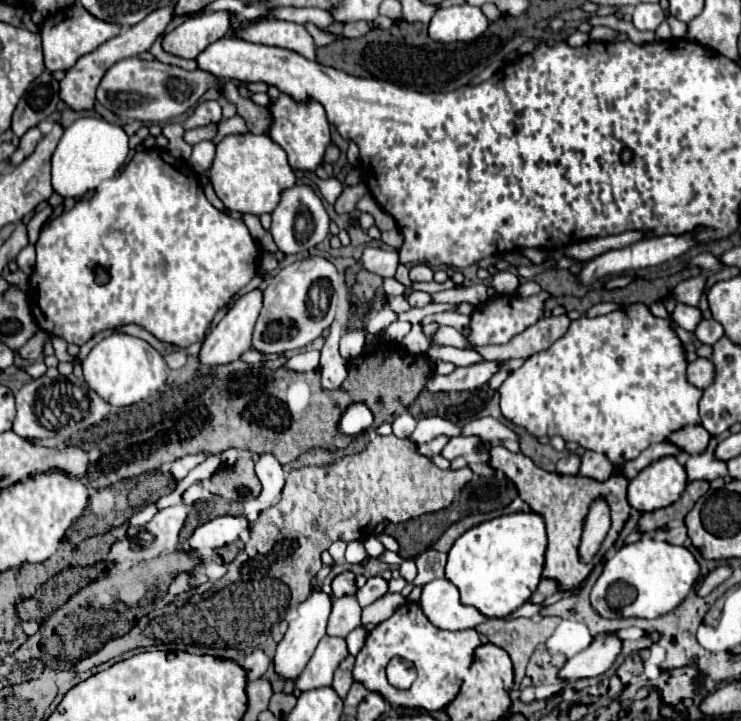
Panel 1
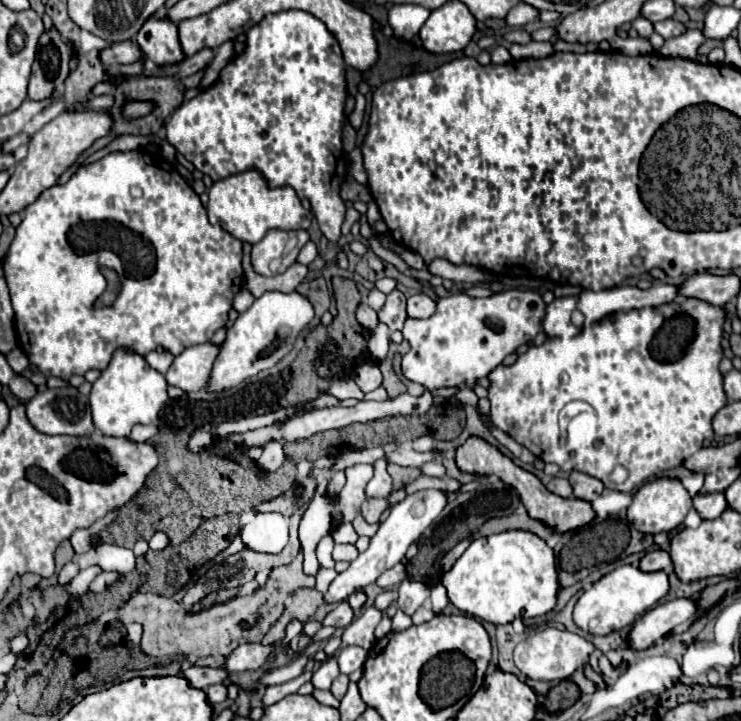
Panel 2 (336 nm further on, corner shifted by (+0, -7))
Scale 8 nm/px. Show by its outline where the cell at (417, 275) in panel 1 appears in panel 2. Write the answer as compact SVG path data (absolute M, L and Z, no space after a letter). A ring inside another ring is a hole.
M425 292L413 294L411 298L407 298L407 314L411 318L431 318L435 314L435 304L437 302Z

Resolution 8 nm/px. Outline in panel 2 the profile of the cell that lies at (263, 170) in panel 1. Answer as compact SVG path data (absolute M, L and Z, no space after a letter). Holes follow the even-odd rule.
M255 168L227 176L215 182L209 188L209 202L207 202L209 222L219 224L223 230L239 238L241 242L257 244L269 230L297 230L309 228L311 212L301 206L295 190L289 186L283 188L269 188L263 174Z

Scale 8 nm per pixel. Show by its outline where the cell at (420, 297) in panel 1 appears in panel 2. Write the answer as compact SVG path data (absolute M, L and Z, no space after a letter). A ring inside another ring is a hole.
M393 290L391 294L387 294L387 302L385 308L379 312L379 320L385 322L391 330L401 330L405 318L405 296L399 290Z

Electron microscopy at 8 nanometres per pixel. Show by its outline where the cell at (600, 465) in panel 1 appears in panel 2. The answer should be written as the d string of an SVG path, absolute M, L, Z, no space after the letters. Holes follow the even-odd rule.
M571 472L569 476L569 482L573 486L573 492L577 498L583 498L587 502L593 502L601 492L603 492L603 482L593 478L593 476L587 476L583 472Z

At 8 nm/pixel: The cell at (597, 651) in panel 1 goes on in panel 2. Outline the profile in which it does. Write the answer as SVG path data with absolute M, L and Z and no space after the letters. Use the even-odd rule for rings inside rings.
M687 598L669 600L663 606L655 606L643 616L635 620L627 634L629 648L633 650L645 650L653 646L659 638L667 636L675 626L685 624L695 614L695 602Z

